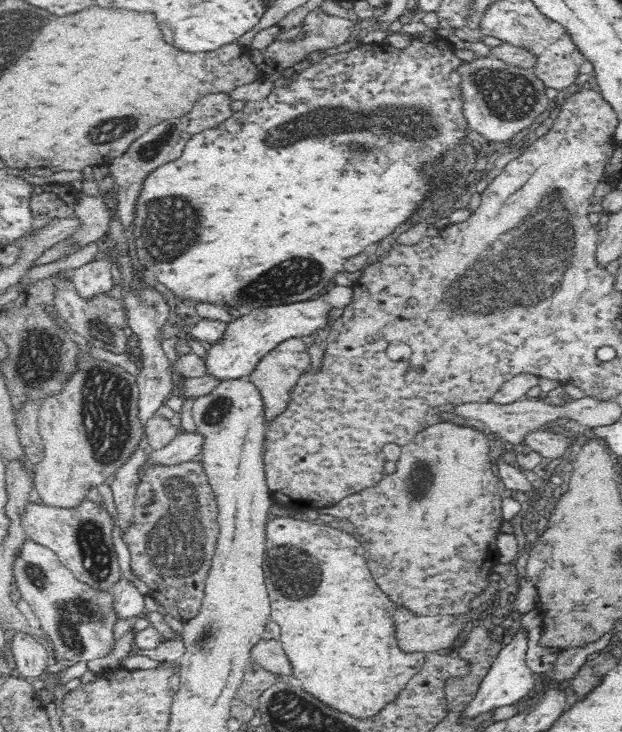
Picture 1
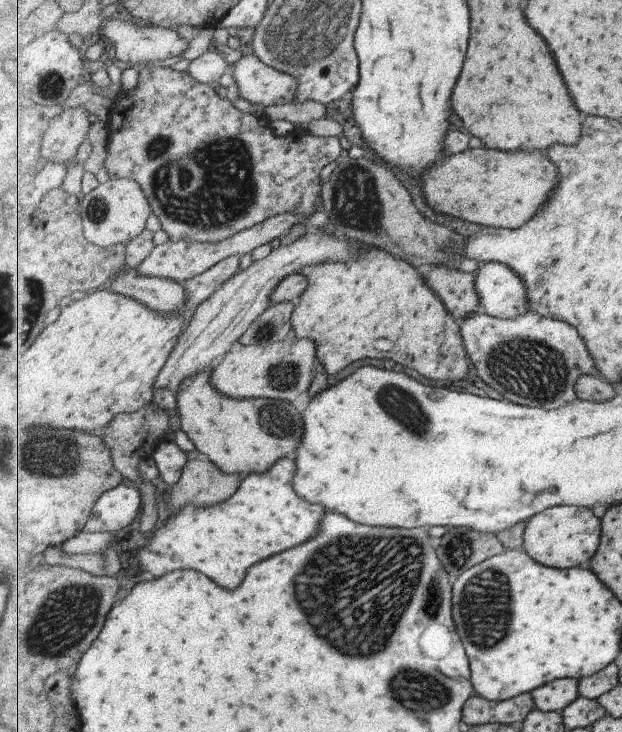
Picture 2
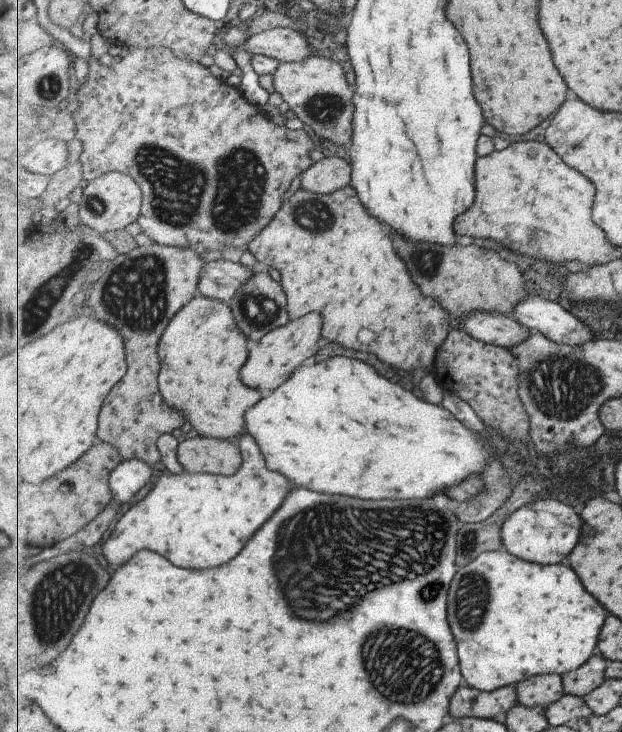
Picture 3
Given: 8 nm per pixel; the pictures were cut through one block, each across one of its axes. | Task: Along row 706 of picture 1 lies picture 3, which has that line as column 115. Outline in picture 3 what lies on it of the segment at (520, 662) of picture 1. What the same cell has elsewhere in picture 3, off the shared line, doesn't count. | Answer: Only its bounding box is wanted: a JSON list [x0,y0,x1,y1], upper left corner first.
[110,457,156,504]

